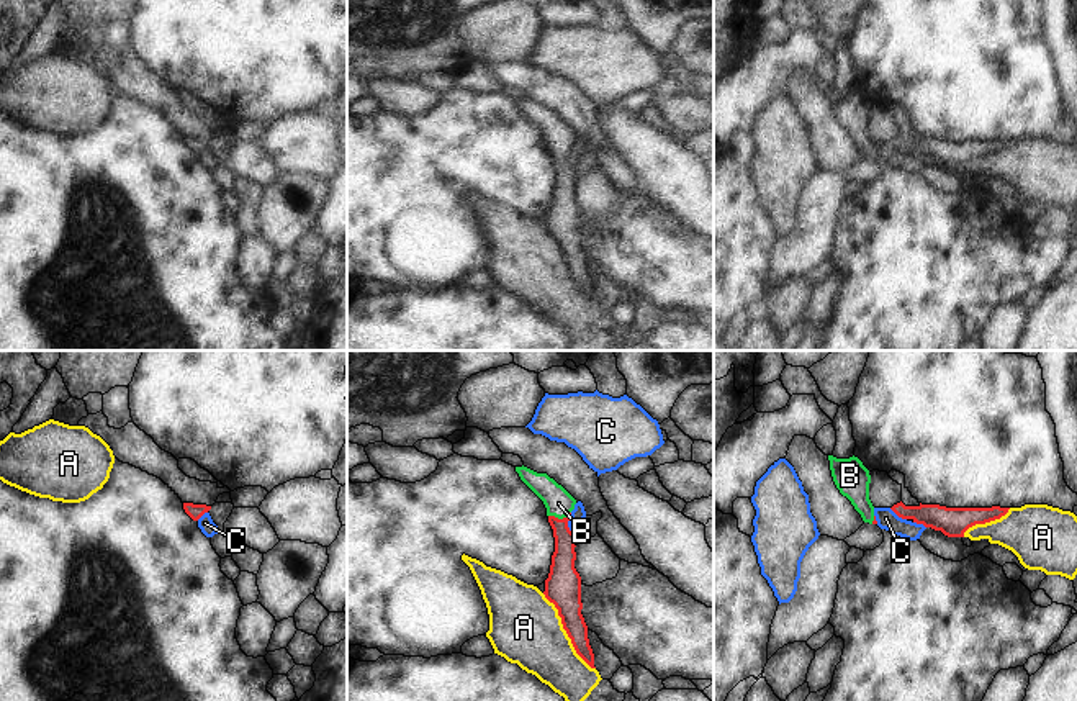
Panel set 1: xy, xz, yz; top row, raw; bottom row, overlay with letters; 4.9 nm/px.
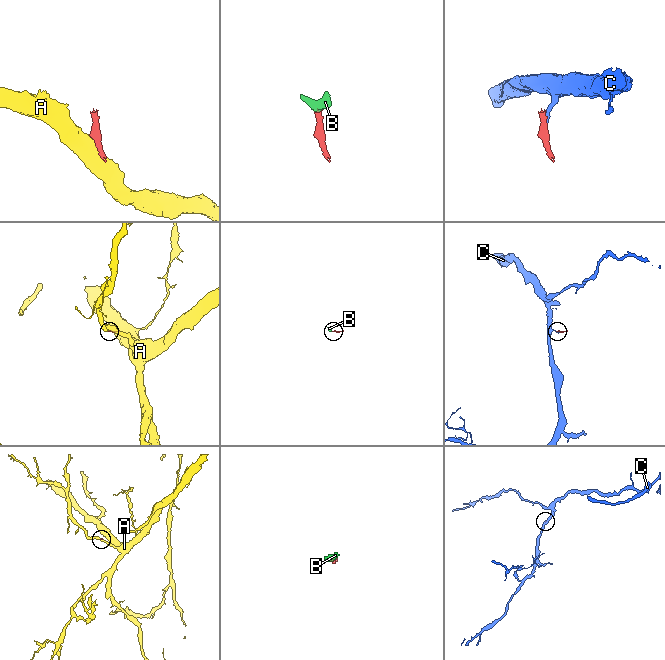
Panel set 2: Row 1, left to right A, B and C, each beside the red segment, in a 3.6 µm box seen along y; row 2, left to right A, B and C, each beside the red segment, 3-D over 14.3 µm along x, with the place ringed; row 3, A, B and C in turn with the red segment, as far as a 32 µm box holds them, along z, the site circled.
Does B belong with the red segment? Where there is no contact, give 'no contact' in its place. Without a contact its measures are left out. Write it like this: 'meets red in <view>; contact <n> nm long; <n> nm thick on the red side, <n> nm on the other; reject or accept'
meets red in xz; contact 110 nm long; 120 nm thick on the red side, 140 nm on the other; accept

